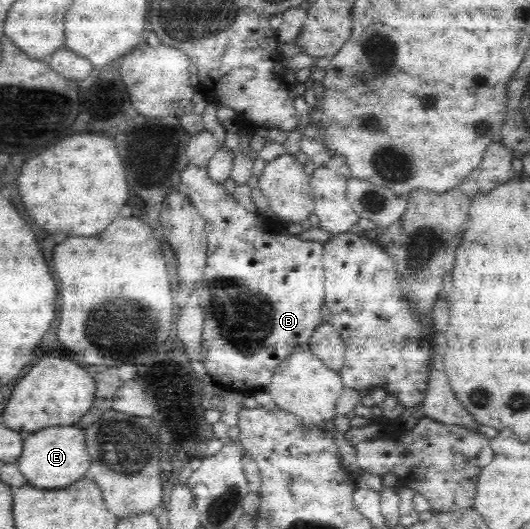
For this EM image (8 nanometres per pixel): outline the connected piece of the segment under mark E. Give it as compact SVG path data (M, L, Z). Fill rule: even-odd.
M53 426L47 430L39 430L25 440L22 456L16 464L28 484L33 487L63 489L67 484L85 479L91 466L85 430L75 426Z

